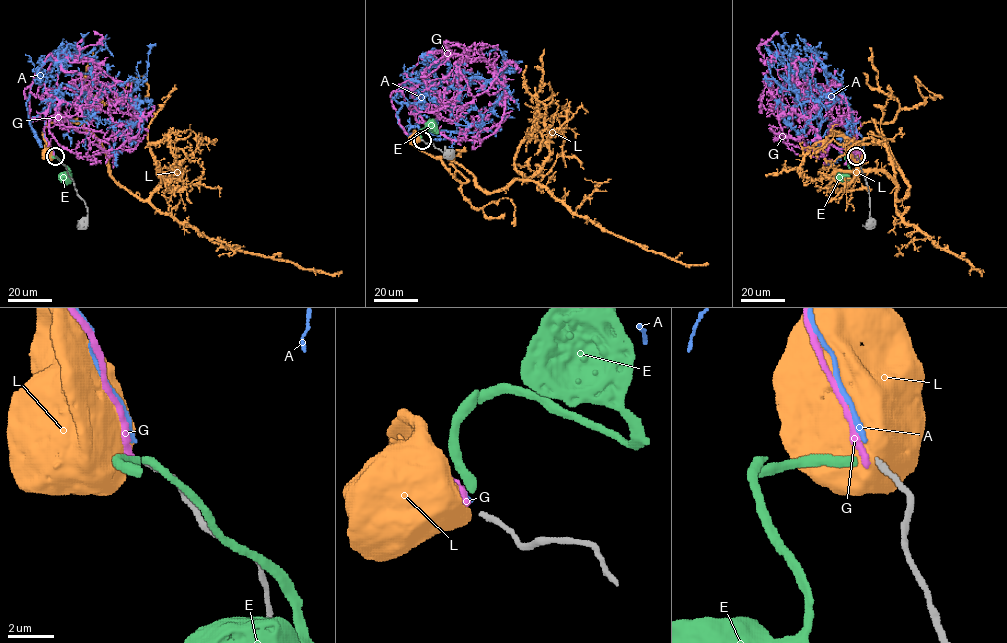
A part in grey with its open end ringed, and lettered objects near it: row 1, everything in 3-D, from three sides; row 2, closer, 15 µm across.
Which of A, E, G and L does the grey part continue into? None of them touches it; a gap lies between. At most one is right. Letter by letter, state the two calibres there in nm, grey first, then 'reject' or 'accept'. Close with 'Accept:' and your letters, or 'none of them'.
A: 240 nm thick on the grey side, 220 nm on the other; reject
E: 240 nm thick on the grey side, 440 nm on the other; reject
G: 240 nm thick on the grey side, 340 nm on the other; accept
L: 240 nm thick on the grey side, 950 nm on the other; reject
Accept: G

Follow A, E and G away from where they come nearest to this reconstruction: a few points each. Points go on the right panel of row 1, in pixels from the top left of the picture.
A: (855, 155), (850, 136), (852, 111), (839, 91), (795, 106), (783, 106), (782, 117), (805, 135)
E: (855, 156), (845, 158), (850, 171), (843, 177)
G: (856, 156), (847, 114), (858, 152), (824, 141), (808, 118), (759, 105), (765, 82)

